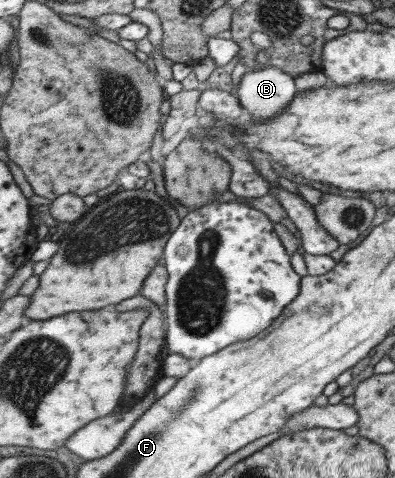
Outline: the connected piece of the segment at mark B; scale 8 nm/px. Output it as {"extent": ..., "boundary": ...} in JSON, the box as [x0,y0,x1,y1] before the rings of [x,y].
{"extent":[233,66,295,119],"boundary":[[[273,66],[247,69],[233,91],[253,119],[269,119],[283,111],[295,95],[293,78]]]}

